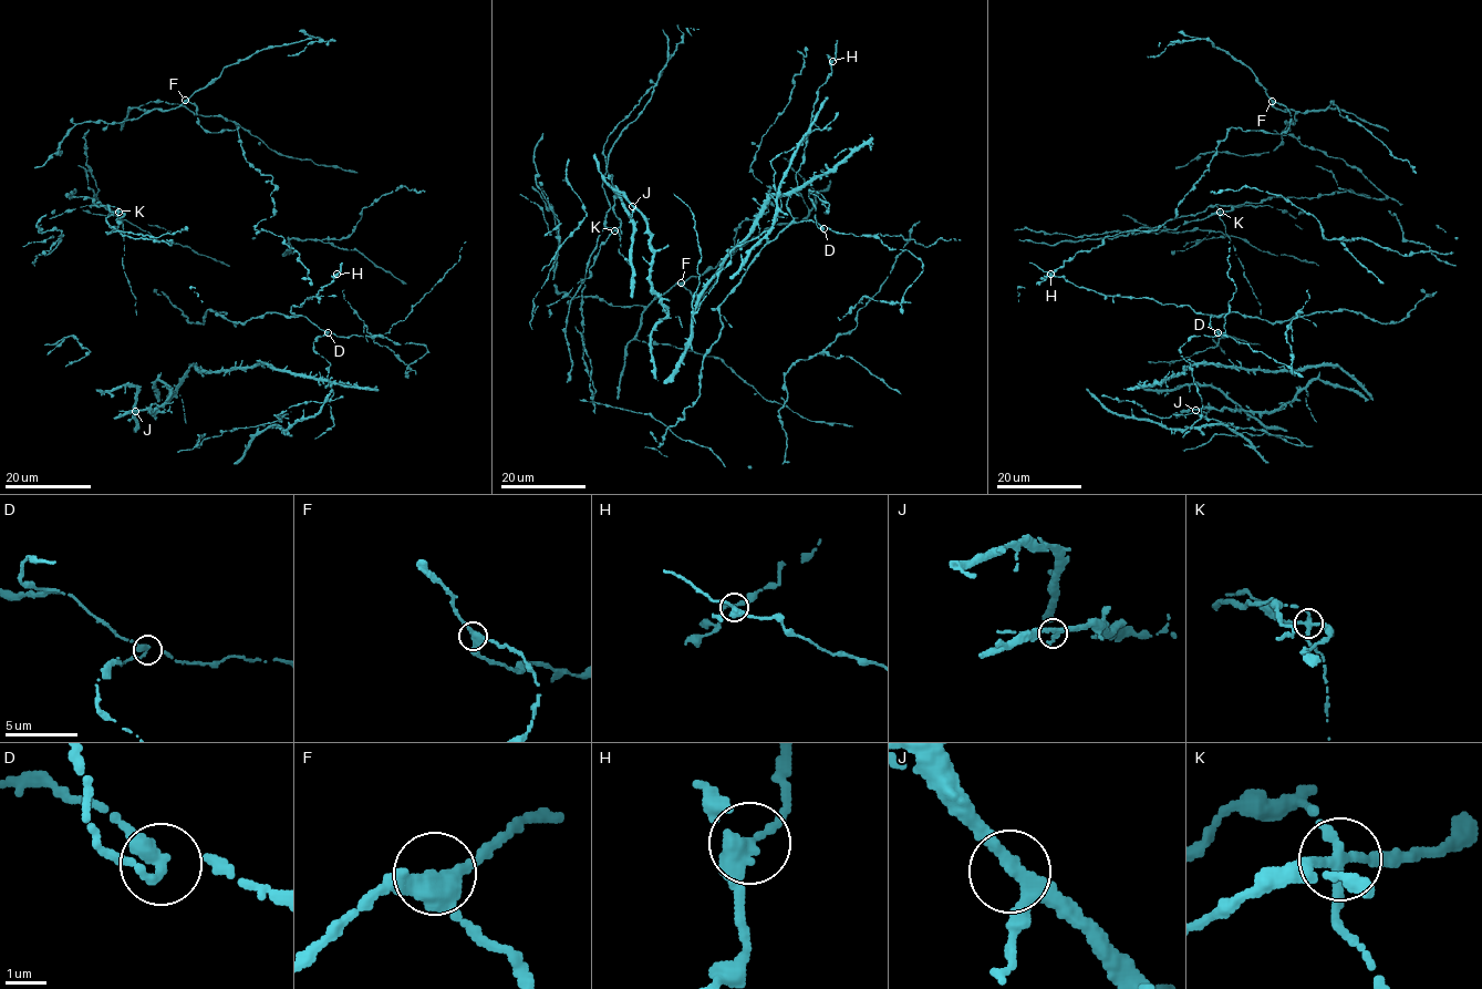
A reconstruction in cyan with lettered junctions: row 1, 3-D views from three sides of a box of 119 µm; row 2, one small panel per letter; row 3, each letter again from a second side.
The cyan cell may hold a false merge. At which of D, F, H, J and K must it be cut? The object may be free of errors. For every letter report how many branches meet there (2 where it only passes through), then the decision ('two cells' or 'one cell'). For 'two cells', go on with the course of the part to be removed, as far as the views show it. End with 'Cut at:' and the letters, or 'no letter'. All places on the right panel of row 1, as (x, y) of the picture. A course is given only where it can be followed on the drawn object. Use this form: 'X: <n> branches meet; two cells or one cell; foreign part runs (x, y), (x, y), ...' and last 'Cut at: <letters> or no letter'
D: 3 branches meet; one cell
F: 3 branches meet; one cell
H: 3 branches meet; one cell
J: 3 branches meet; one cell
K: 3 branches meet; two cells; foreign part runs (1220, 212), (1212, 206), (1112, 238), (1056, 245), (1019, 239)
Cut at: K

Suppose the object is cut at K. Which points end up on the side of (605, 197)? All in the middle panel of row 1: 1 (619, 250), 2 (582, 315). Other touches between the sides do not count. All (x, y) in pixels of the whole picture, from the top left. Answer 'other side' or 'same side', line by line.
1: same side
2: other side

